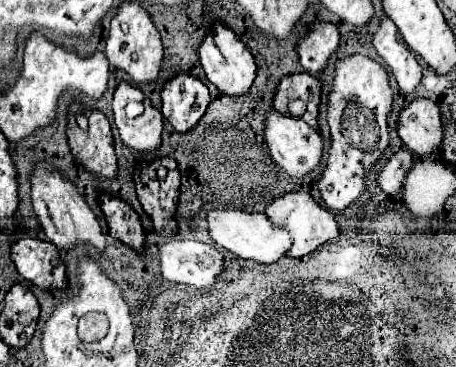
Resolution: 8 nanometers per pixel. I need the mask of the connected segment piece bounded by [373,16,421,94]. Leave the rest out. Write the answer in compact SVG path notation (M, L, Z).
M387 16L381 18L373 34L373 48L395 74L399 88L407 94L415 92L421 82L421 66L415 54L403 42L399 42L397 28L393 26L393 22L389 22Z

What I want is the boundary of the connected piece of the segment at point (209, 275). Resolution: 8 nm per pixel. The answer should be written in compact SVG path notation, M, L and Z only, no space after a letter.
M175 240L159 248L159 274L169 282L193 288L213 286L223 270L223 254L209 244Z

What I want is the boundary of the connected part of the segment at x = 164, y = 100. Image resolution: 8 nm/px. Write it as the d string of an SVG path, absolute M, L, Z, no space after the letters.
M175 72L161 88L161 114L177 132L189 132L209 104L207 86L191 74Z

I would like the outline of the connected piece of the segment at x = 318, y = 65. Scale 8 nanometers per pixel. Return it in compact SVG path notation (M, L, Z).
M315 22L307 34L297 42L297 54L299 54L299 62L301 66L311 72L317 74L325 68L329 56L337 50L339 46L339 32L333 24L329 22Z

